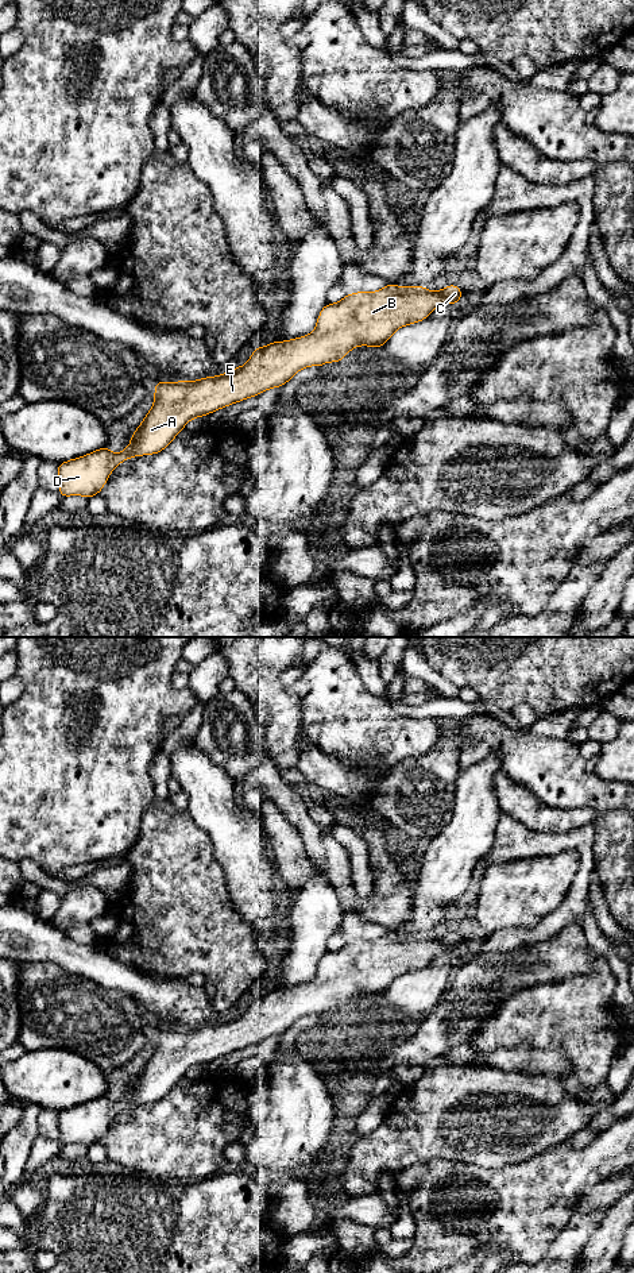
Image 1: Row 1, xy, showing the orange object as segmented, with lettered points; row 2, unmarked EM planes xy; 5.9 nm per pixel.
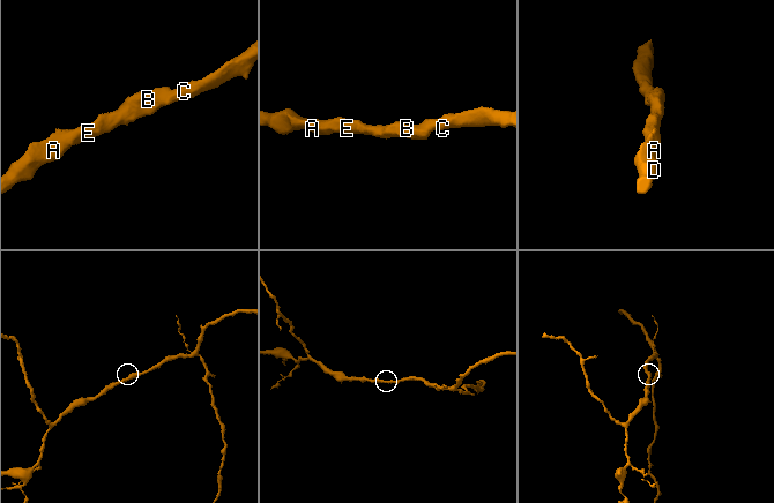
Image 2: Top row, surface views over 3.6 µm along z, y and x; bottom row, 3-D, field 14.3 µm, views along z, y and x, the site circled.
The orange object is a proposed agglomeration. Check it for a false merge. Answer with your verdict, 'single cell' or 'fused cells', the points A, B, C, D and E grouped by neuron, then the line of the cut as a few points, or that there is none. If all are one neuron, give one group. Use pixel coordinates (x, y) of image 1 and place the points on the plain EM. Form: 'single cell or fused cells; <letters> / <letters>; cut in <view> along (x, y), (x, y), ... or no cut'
single cell; A B C D E; no cut

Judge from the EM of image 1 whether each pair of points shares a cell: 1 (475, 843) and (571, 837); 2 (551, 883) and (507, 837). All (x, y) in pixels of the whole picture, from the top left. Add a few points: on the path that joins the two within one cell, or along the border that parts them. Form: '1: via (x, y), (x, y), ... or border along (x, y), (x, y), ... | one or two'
1: border along (503, 814), (498, 822), (494, 844), (484, 855) | two
2: border along (537, 856), (495, 863) | two

